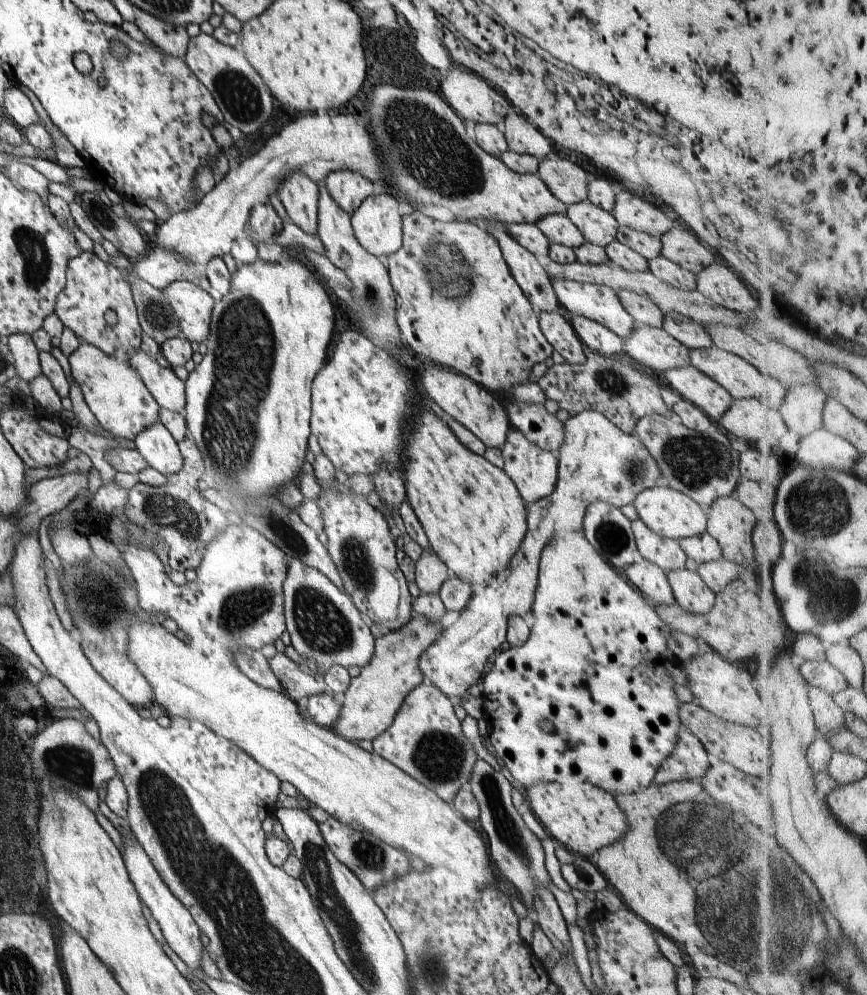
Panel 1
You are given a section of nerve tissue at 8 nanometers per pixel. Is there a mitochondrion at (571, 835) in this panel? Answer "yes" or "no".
no

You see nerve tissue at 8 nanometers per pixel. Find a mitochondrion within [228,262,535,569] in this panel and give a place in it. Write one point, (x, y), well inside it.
(288, 537)

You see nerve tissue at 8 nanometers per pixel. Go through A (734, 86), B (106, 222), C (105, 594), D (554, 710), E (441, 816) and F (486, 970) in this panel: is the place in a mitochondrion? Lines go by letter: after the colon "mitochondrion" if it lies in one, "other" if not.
A: other
B: mitochondrion
C: mitochondrion
D: other
E: other
F: other

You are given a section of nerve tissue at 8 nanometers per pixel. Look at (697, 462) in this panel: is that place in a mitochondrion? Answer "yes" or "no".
yes

